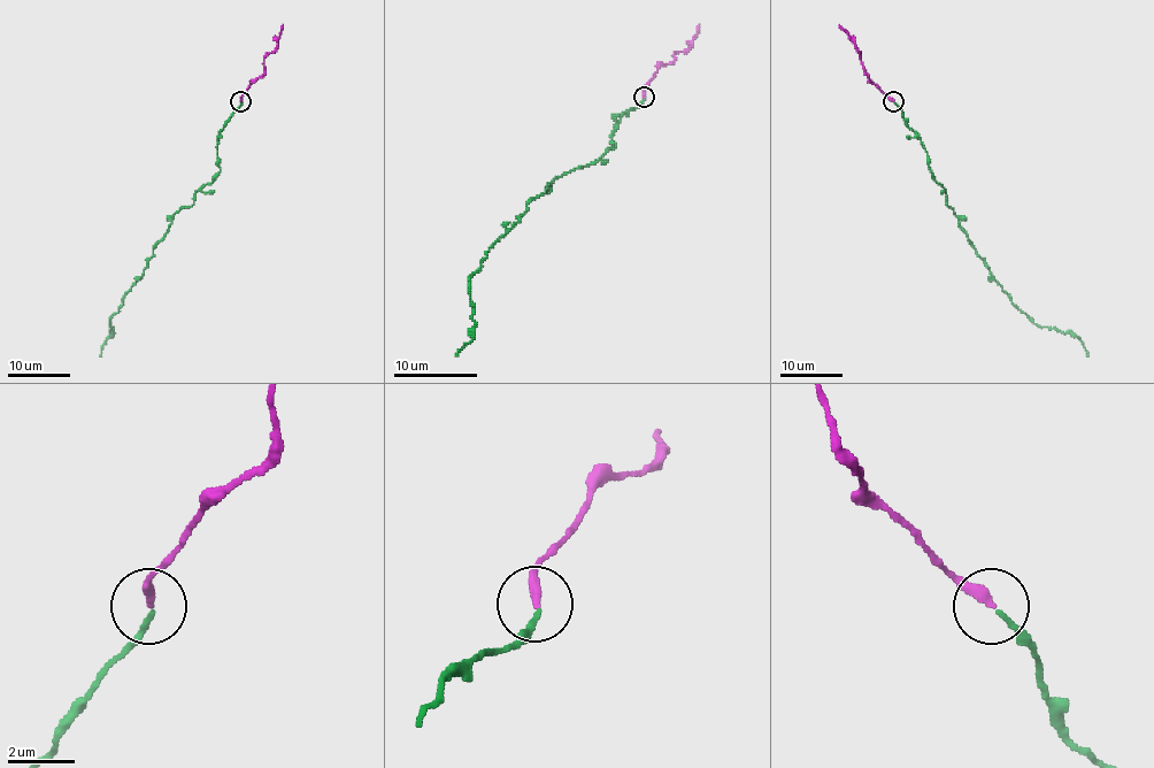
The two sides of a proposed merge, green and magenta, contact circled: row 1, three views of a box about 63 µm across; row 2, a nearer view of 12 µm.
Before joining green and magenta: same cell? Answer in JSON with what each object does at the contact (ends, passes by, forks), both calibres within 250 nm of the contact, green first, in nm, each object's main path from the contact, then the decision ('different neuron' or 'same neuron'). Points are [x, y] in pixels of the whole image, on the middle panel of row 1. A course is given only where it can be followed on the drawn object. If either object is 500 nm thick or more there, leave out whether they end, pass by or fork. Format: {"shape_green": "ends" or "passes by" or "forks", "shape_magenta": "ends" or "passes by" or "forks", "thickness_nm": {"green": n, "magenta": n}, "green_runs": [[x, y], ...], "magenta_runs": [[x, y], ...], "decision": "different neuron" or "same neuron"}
{"shape_green": "ends", "shape_magenta": "ends", "thickness_nm": {"green": 130, "magenta": 320}, "green_runs": [[645, 97], [616, 124], [614, 147], [553, 181], [486, 251], [470, 284], [474, 337], [455, 355]], "magenta_runs": [[643, 97], [643, 86], [661, 66], [693, 43], [699, 24]], "decision": "same neuron"}

